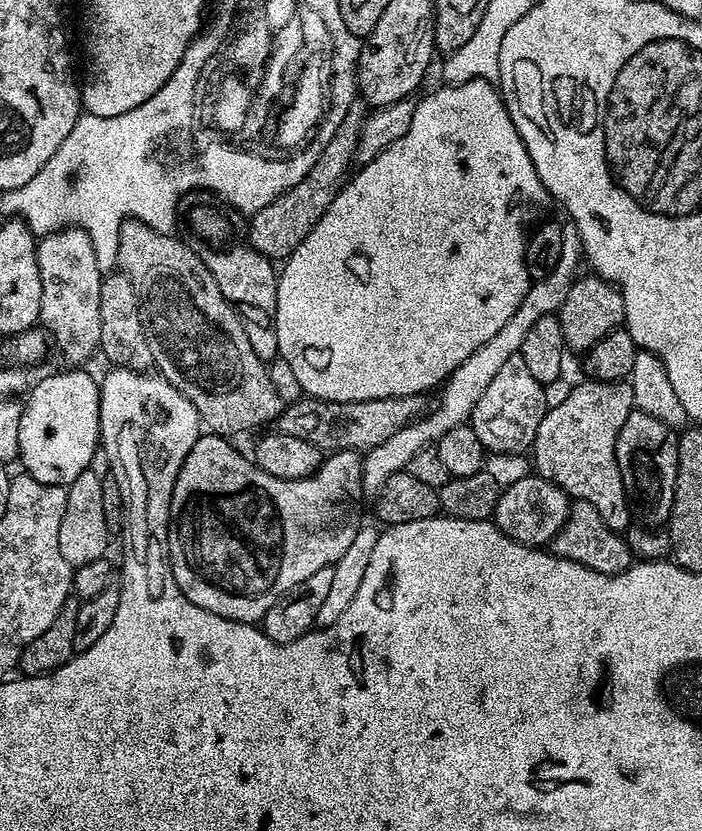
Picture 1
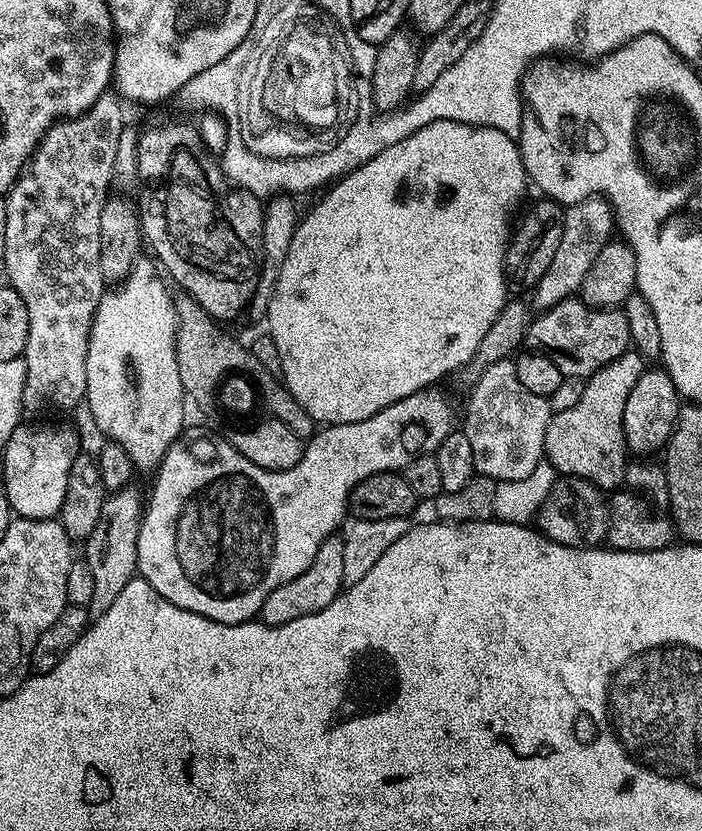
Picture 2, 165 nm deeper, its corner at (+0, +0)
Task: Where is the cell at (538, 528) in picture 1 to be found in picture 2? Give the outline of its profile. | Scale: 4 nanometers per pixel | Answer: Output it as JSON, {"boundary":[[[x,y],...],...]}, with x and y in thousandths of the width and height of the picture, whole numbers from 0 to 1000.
{"boundary":[[[822,573],[793,576],[785,594],[761,622],[762,634],[779,650],[795,652],[813,659],[848,659],[862,653],[866,643],[866,604],[862,593],[849,587],[839,578]]]}

